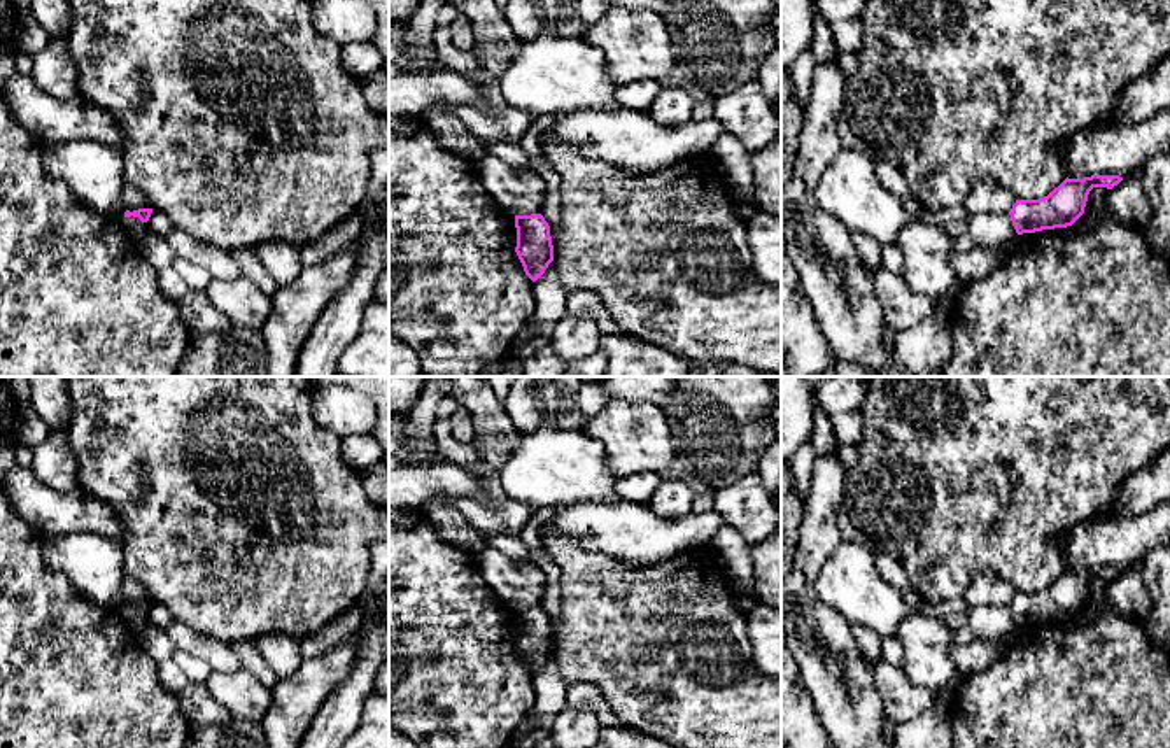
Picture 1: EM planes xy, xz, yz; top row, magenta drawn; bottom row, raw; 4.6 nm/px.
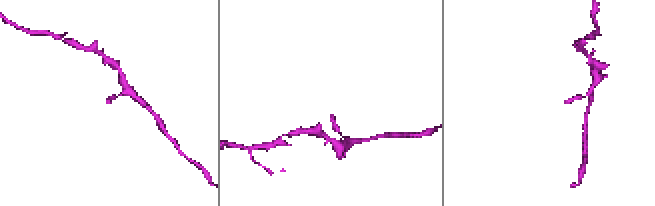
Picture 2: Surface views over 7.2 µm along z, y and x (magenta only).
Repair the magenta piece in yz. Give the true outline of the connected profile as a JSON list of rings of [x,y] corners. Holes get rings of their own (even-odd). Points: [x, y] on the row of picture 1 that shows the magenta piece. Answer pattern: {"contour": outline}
{"contour": [[[1091,175],[1065,179],[1047,196],[1016,200],[1009,215],[1018,235],[1072,226],[1082,214],[1093,187],[1112,189],[1123,180],[1119,175]]]}

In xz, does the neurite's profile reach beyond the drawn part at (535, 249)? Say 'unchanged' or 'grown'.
unchanged

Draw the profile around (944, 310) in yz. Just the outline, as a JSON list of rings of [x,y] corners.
[[[955,284],[946,294],[939,308],[934,312],[935,317],[942,317],[951,322],[951,314],[962,294],[962,286]]]

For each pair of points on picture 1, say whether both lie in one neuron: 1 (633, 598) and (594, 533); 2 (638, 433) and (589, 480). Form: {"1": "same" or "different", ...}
{"1": "different", "2": "different"}

